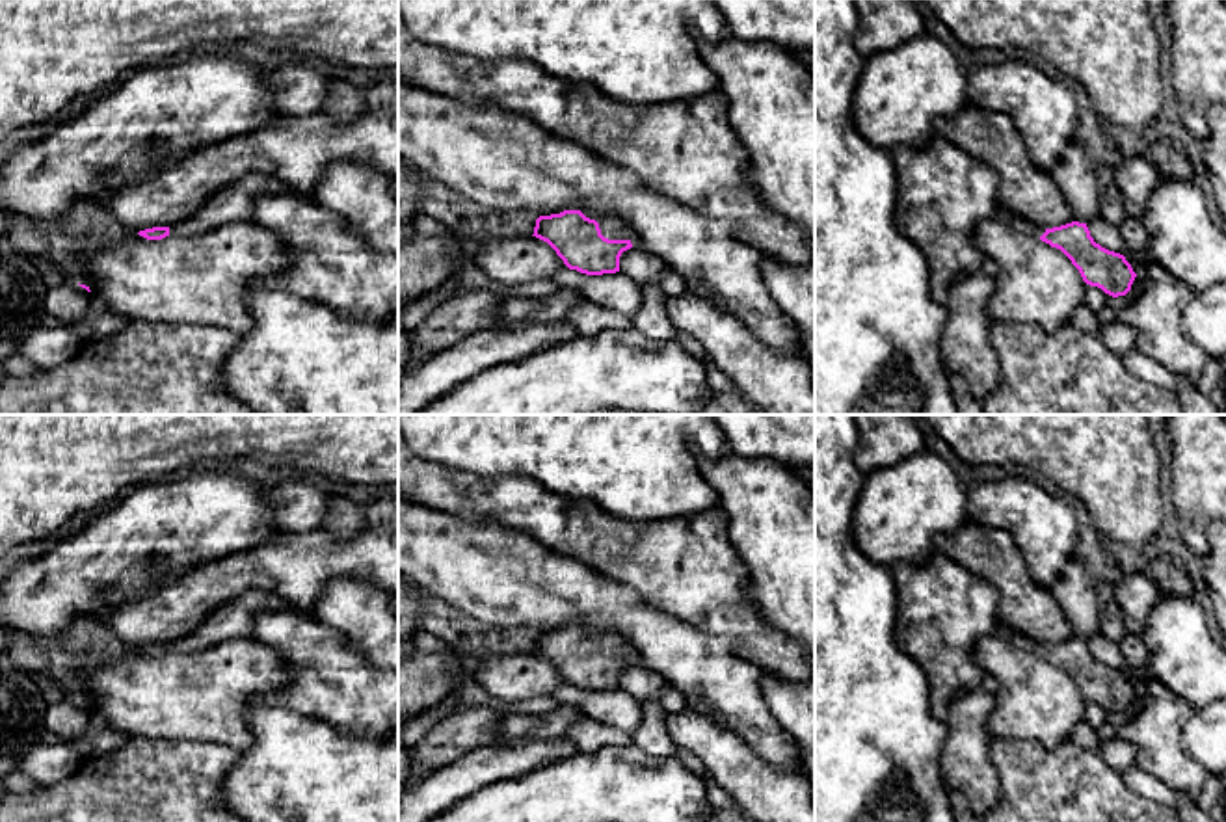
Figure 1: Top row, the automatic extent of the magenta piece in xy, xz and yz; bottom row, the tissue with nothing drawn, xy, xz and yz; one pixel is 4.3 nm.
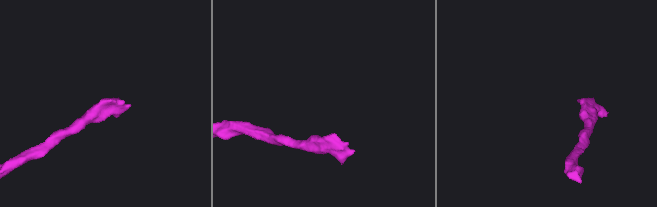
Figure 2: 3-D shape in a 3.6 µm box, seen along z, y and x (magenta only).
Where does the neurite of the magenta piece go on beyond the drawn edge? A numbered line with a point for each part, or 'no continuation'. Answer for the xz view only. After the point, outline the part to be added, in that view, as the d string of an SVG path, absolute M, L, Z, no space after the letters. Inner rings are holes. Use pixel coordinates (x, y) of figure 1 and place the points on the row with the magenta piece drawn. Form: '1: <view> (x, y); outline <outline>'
1: xz (612, 227); outline M603 214L599 219L599 229L601 234L608 240L631 240L631 231L627 229L627 225L612 216L612 214Z

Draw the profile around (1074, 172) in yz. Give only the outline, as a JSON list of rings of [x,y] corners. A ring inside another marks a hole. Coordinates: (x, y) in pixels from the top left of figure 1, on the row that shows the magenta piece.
[[[1075,139],[1064,147],[1051,175],[1072,208],[1073,221],[1088,223],[1099,216],[1099,192],[1094,166]]]

